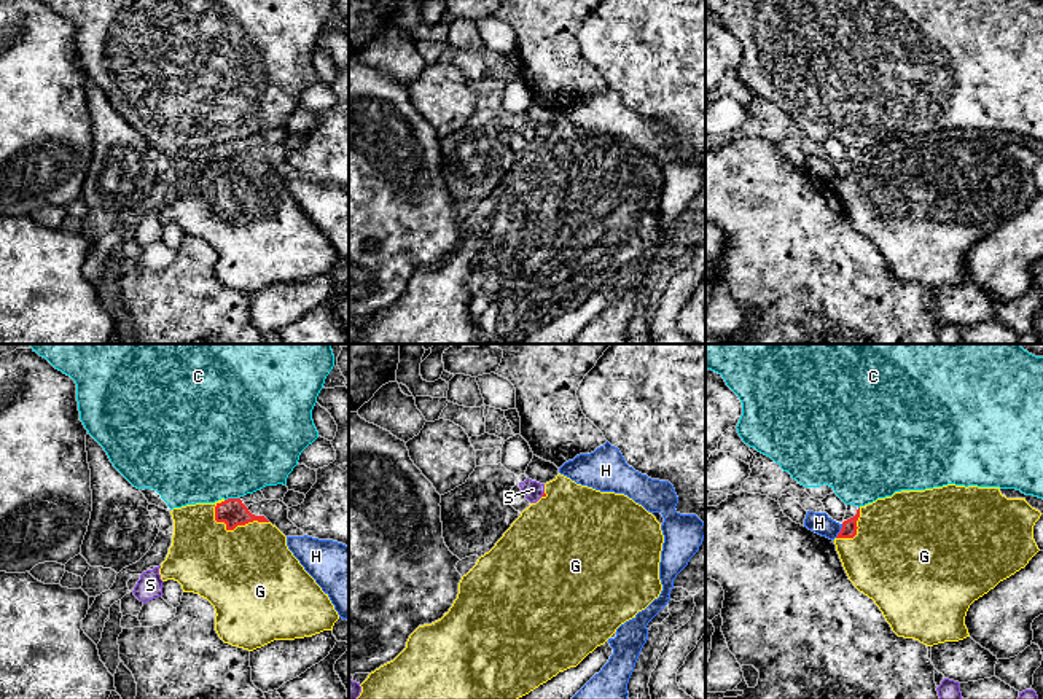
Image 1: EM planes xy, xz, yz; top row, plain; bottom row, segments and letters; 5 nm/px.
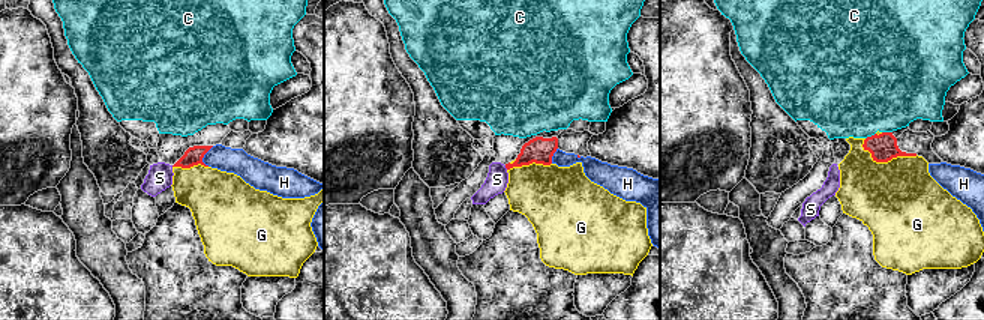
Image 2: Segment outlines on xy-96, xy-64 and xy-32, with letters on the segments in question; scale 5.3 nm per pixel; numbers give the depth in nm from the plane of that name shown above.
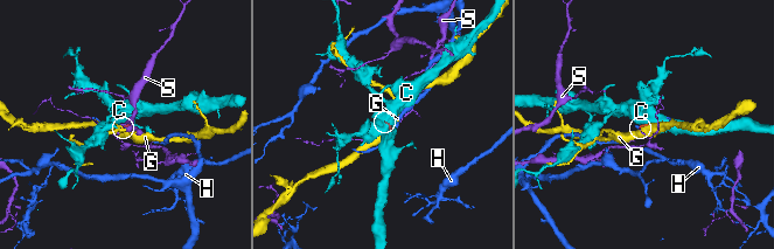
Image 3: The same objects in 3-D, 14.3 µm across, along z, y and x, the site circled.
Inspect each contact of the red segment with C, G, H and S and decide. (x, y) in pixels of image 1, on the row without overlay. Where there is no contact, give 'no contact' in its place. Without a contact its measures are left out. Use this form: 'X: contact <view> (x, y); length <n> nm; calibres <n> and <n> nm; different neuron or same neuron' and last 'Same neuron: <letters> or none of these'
C: contact xy (231, 142); length 70 nm; calibres 140 and 500 nm; different neuron
G: contact xy (234, 171); length 300 nm; calibres 140 and 480 nm; same neuron
H: contact yz (841, 174); length 80 nm; calibres 80 and 110 nm; different neuron
S: contact xz (543, 137); length 40 nm; calibres 20 and 90 nm; different neuron
Same neuron: G

